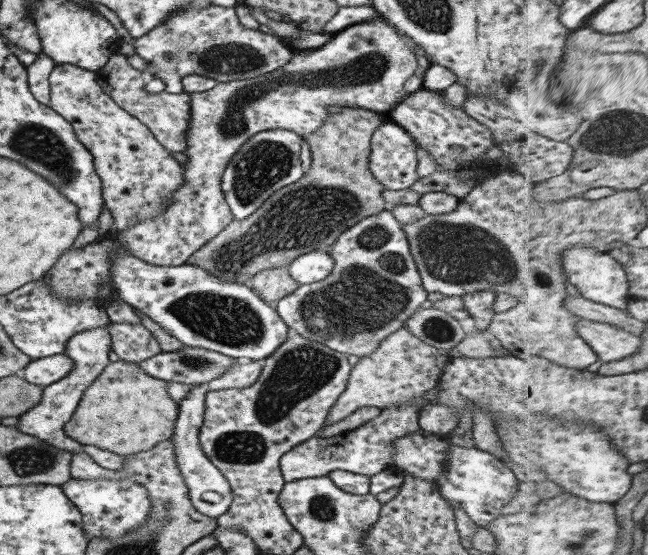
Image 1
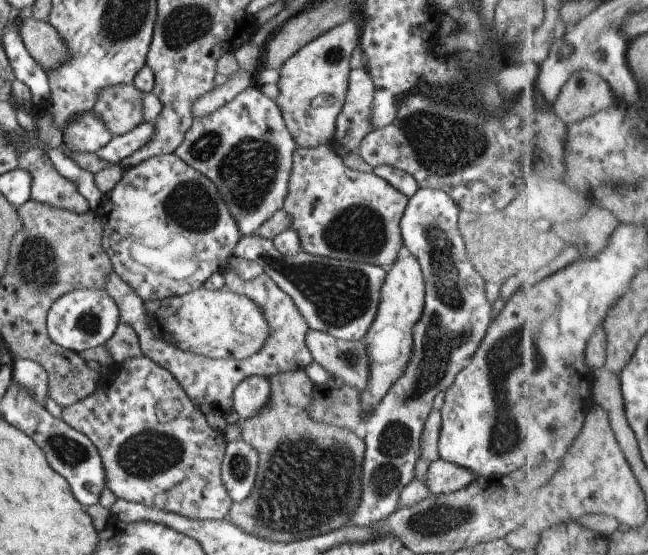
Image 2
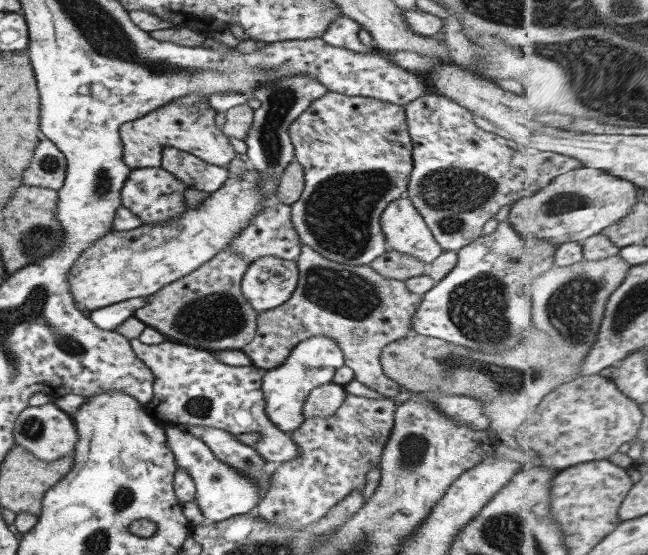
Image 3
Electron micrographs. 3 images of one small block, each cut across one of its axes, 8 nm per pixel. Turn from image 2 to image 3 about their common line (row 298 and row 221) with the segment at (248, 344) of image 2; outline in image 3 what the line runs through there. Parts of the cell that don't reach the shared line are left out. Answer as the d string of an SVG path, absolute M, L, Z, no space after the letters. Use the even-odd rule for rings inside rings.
M248 169L242 174L229 175L223 188L210 193L205 202L198 208L184 211L184 216L170 218L166 224L143 224L130 231L112 231L104 238L97 240L88 251L80 255L80 259L68 271L67 279L70 292L80 306L88 310L104 308L117 302L153 295L167 284L194 272L198 267L208 263L215 255L229 249L229 244L242 229L264 209L261 205L267 198L260 196L261 174L256 169Z

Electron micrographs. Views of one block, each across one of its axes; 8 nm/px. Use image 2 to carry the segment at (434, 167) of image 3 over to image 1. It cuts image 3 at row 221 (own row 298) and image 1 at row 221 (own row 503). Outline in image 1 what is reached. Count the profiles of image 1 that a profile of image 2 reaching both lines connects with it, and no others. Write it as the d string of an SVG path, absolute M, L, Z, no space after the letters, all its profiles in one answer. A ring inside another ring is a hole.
M388 207L385 210L382 210L378 214L373 216L368 216L363 220L360 220L353 228L350 228L347 232L344 232L336 238L334 244L330 244L330 247L327 250L328 254L331 254L333 261L335 262L334 270L324 278L319 283L299 285L299 287L288 296L284 296L278 301L276 312L282 318L282 321L290 328L296 329L298 335L302 335L308 340L314 342L320 342L320 344L326 345L332 350L344 353L345 355L354 354L354 356L359 356L361 359L364 356L370 355L374 352L378 345L386 339L386 337L392 335L396 330L399 330L403 327L404 322L409 320L409 316L414 314L418 309L420 309L422 302L427 298L428 292L422 286L421 276L416 267L415 261L413 260L411 251L409 250L409 244L407 242L405 230L403 230L403 225L400 222L397 222L389 217Z

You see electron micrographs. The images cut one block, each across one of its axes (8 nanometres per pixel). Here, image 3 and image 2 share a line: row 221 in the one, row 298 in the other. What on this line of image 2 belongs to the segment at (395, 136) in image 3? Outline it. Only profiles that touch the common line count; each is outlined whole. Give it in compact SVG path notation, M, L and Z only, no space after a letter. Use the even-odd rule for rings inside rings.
M255 235L242 237L233 249L233 256L243 257L258 264L263 269L263 273L270 276L276 285L289 298L292 298L296 309L307 321L310 329L331 335L334 339L363 341L377 316L381 287L387 276L387 273L380 266L320 257L303 251L293 256L283 256L273 246L272 241Z

